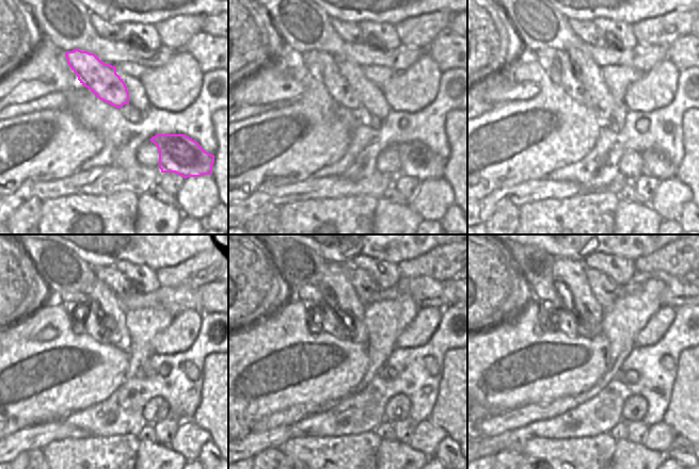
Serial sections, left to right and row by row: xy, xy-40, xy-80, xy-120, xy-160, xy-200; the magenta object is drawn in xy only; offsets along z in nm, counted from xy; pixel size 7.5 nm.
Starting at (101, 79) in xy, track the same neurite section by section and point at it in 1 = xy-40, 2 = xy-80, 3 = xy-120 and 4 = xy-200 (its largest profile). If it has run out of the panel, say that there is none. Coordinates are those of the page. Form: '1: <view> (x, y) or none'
1: xy-40 (324, 65)
2: xy-80 (568, 77)
3: xy-120 (90, 316)
4: xy-200 (545, 291)

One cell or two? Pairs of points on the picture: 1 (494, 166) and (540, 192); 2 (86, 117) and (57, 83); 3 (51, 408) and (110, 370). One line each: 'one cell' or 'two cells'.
1: two cells
2: two cells
3: one cell

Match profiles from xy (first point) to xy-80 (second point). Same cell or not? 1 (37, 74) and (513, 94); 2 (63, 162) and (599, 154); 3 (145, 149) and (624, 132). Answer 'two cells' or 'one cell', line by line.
1: one cell
2: two cells
3: two cells

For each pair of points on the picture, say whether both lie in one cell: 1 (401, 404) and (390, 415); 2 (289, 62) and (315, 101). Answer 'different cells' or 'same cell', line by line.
1: same cell
2: different cells

